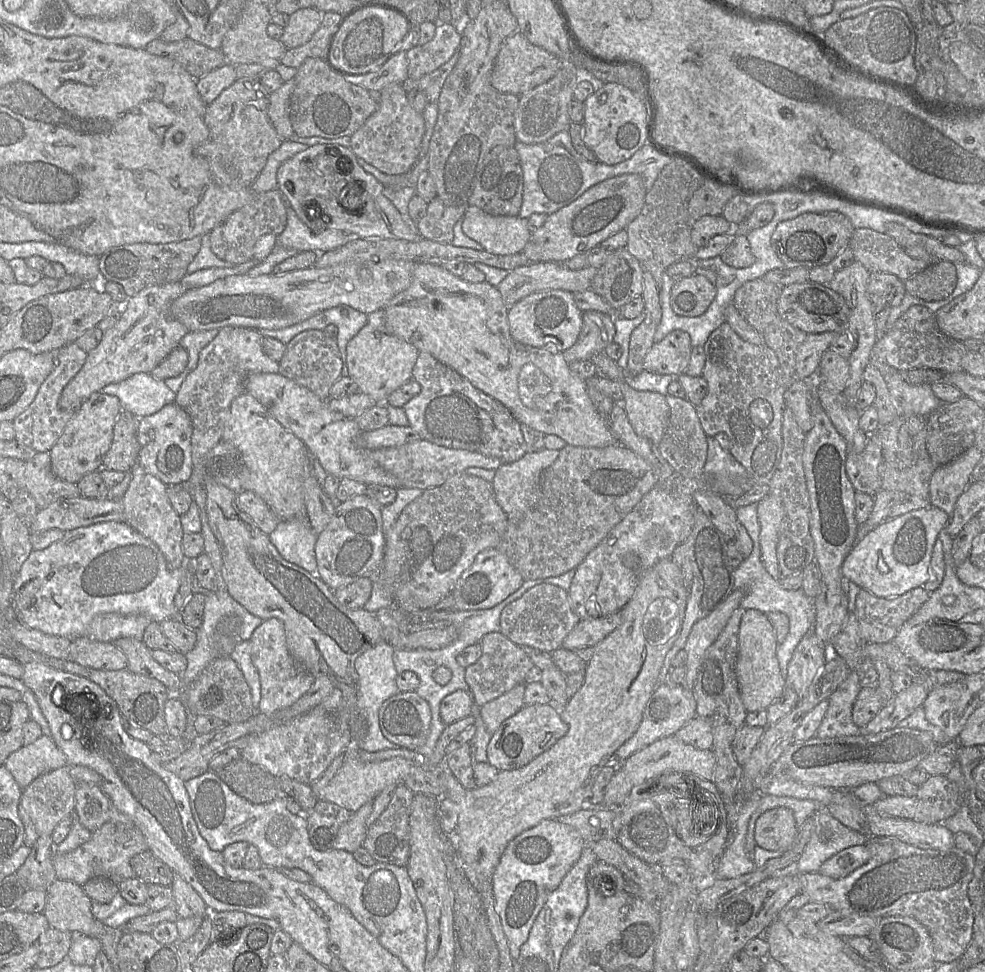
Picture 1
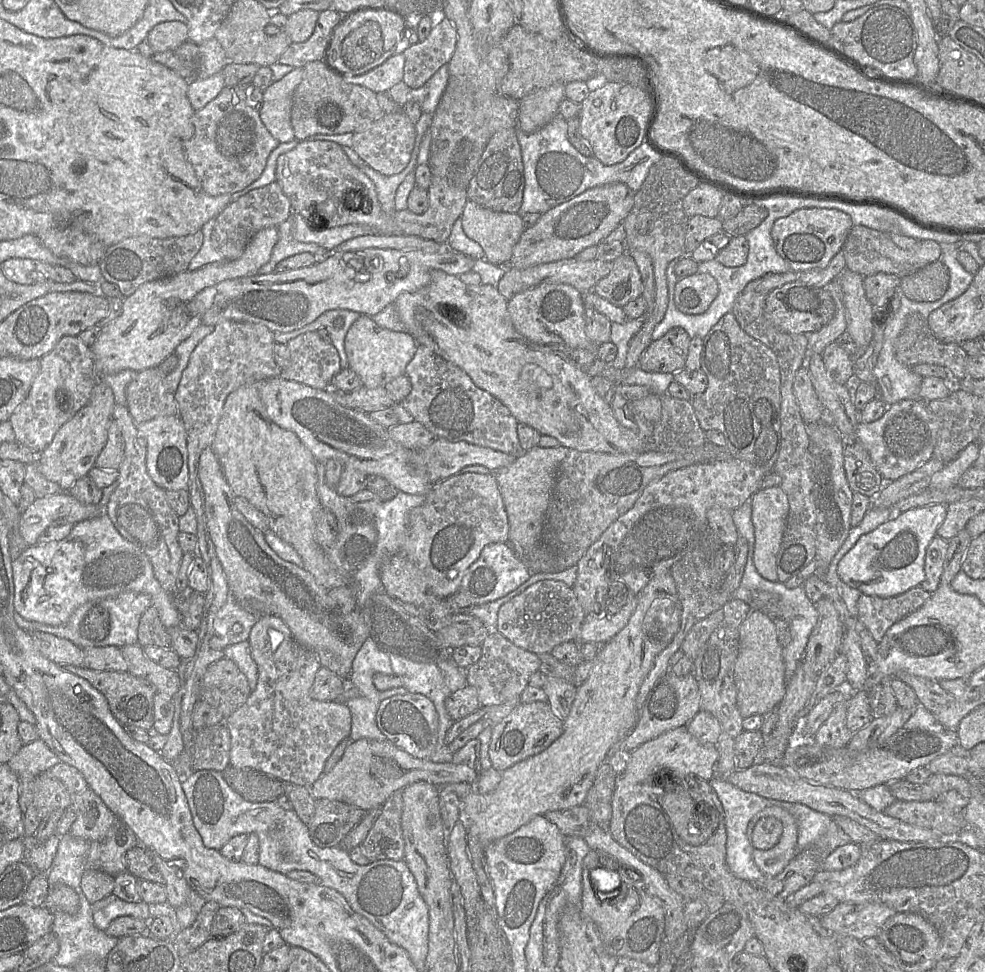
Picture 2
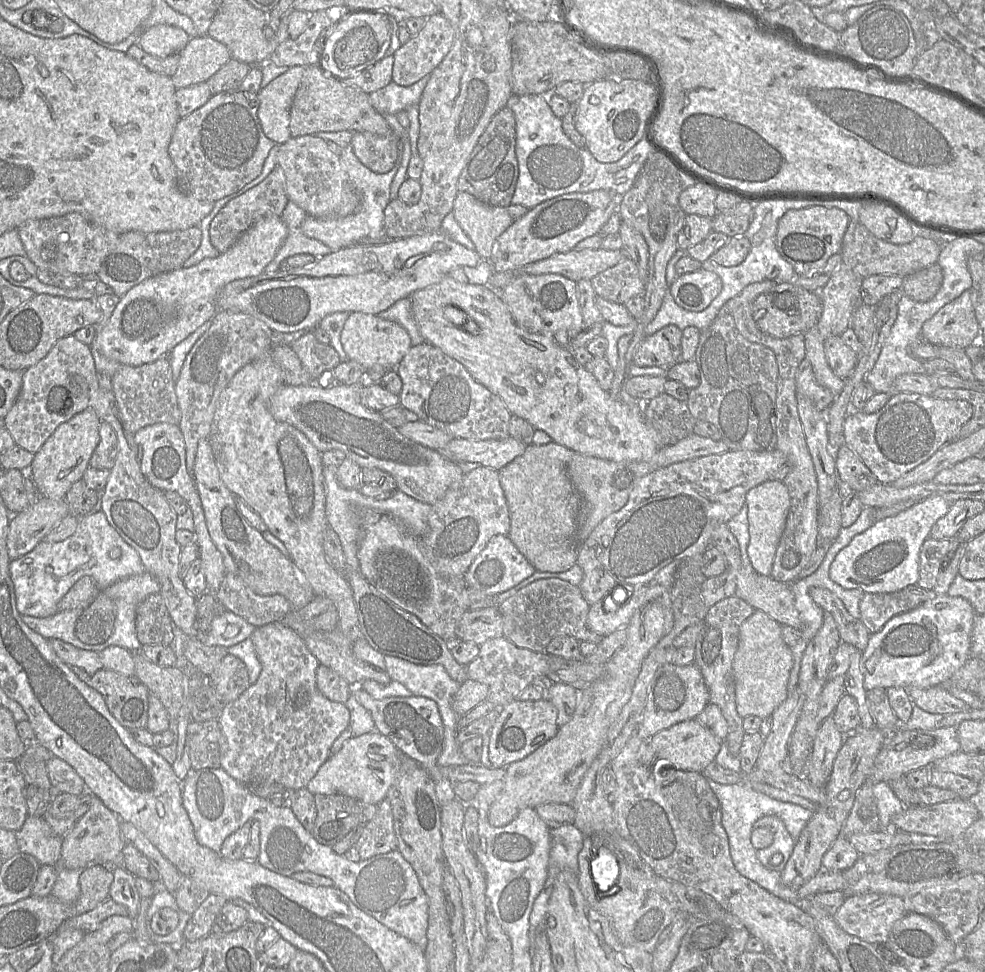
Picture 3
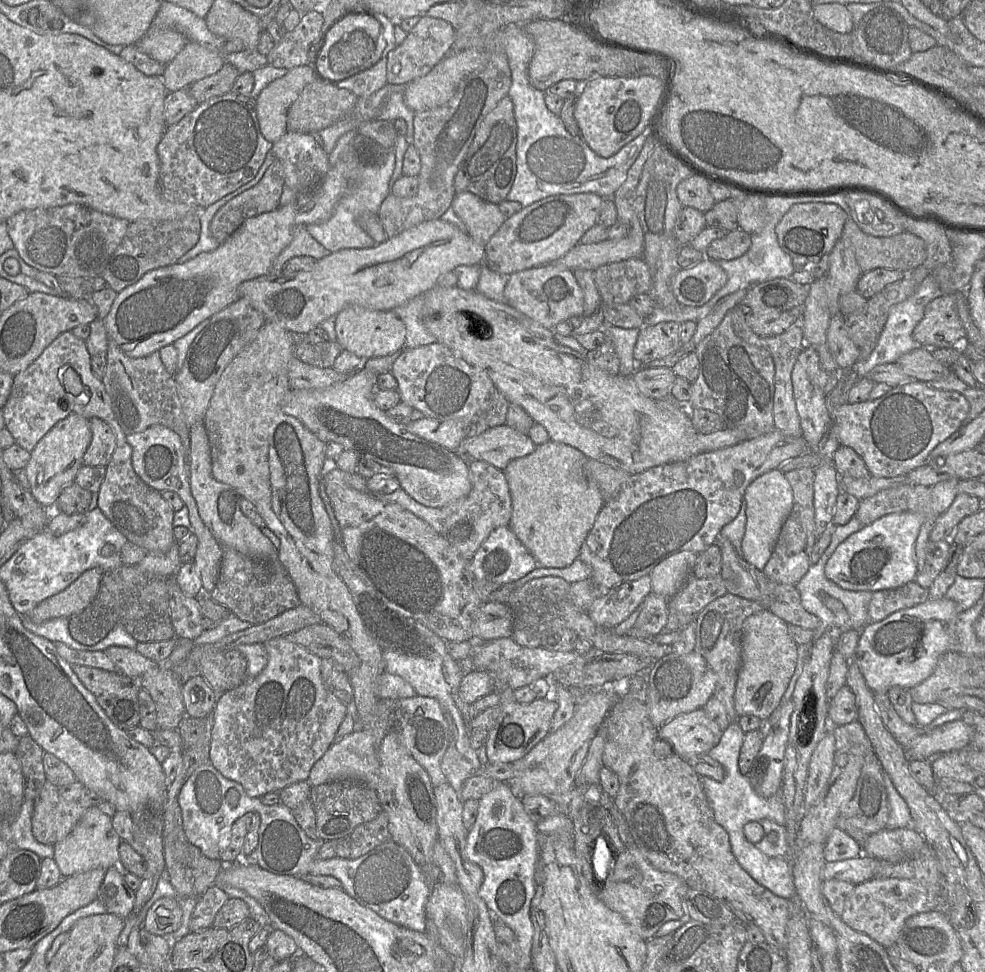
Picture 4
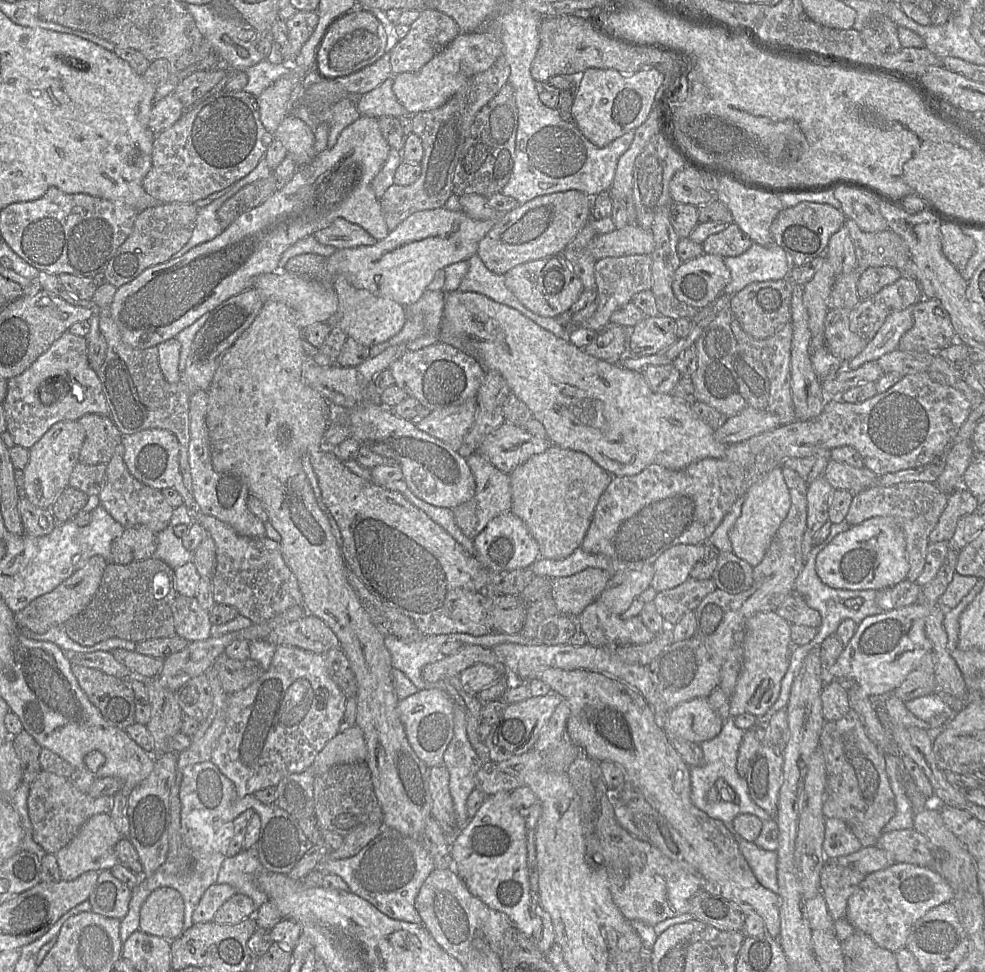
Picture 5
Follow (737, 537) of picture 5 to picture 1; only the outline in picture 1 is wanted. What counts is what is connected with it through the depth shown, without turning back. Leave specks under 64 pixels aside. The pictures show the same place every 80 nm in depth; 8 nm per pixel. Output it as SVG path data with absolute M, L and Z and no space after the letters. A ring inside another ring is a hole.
M768 494L761 501L757 503L757 514L760 524L760 547L761 547L761 561L766 571L775 579L781 580L782 576L778 567L778 561L776 556L777 544L779 540L779 531L784 519L784 507L781 501Z

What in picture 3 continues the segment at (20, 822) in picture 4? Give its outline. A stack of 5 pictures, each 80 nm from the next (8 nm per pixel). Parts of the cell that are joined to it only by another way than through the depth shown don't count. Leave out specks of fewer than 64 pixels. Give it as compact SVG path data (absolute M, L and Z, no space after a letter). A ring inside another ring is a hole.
M27 816L15 837L20 852L32 855L40 865L59 865L63 837L53 833L43 816Z

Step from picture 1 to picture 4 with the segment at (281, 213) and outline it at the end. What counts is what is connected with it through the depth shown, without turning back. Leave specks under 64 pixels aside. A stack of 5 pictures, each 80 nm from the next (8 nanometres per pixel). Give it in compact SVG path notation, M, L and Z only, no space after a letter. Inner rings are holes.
M275 158L256 185L238 194L217 211L209 226L213 237L223 243L246 219L276 210L280 206L284 186L284 167Z

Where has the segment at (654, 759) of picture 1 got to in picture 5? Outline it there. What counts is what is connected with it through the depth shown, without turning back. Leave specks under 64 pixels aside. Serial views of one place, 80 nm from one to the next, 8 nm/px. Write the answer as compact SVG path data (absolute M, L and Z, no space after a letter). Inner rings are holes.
M699 697L679 704L669 711L662 729L668 737L679 737L701 744L715 738L723 720L712 709L707 697Z

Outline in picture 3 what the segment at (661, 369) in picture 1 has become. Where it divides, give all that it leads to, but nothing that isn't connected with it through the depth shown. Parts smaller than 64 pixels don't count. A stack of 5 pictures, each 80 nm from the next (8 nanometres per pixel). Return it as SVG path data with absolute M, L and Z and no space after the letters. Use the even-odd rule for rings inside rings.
M669 324L646 336L636 349L632 364L639 367L670 368L681 359L682 330Z

